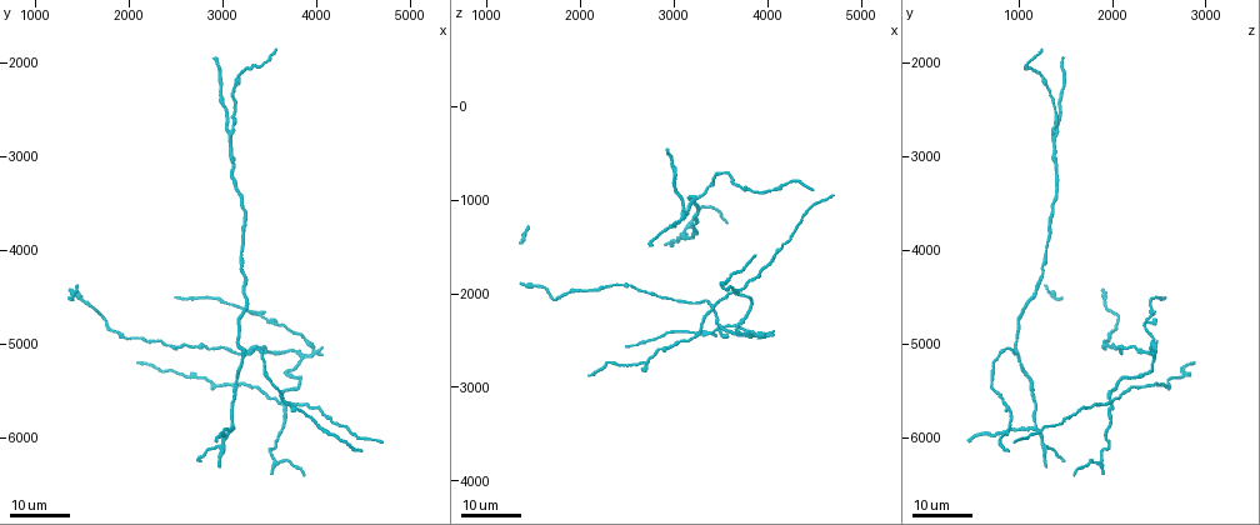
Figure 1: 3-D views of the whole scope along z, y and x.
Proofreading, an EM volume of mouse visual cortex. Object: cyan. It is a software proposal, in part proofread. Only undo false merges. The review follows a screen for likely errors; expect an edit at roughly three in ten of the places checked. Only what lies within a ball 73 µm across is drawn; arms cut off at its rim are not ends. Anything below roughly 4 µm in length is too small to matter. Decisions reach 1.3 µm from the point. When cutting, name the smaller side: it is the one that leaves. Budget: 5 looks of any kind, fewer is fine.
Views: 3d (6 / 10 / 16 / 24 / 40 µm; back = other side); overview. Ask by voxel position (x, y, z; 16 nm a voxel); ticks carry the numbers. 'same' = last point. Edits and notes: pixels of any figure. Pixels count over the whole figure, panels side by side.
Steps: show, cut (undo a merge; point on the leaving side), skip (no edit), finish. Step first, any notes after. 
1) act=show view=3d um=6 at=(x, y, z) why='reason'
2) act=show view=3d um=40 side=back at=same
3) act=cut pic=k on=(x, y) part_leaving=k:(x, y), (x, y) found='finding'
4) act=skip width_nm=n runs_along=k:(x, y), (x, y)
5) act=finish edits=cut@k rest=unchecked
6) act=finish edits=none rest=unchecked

act=show view=3d um=16 at=(3950, 5100, 2450) why='sudden change in width'

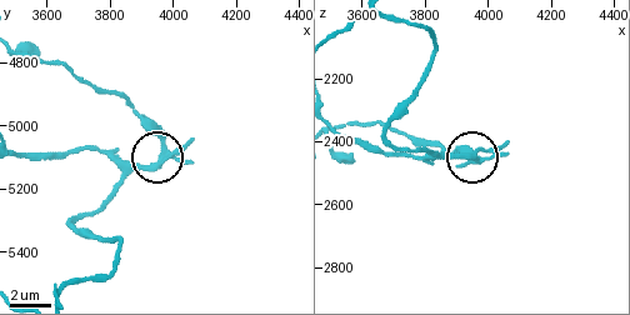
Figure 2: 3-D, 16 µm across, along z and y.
act=show view=3d um=6 at=(3960, 5080, 2460)

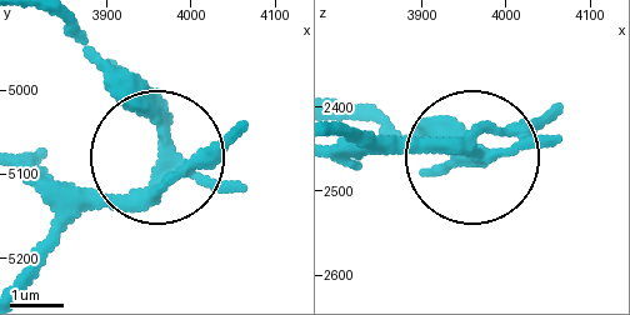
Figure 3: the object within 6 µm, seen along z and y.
act=cut pic=3 on=(199, 183) width_nm=260 part_leaving=3:(151, 114), (61, 24) found='a second neuron is stuck on'

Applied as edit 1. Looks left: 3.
act=show view=3d um=16 at=(3100, 2750, 1350) why='side arm on a straight run'

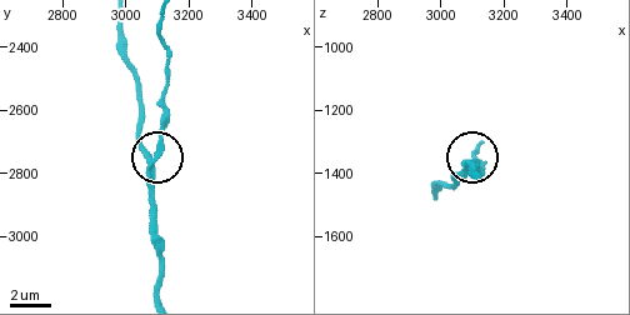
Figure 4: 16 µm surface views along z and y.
act=show view=3d um=10 at=same why='closer look'

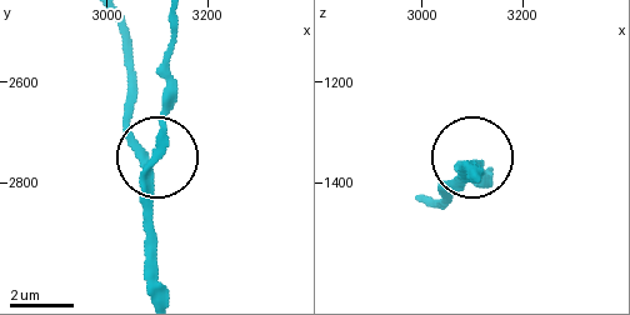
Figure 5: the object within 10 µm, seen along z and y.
act=cut pic=5 on=(164, 145) part_leaving=5:(146, 185), (170, 106), (170, 26) found='two neurons meet here'

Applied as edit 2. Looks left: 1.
act=finish edits=cut@3,cut@5 rest=unchecked

